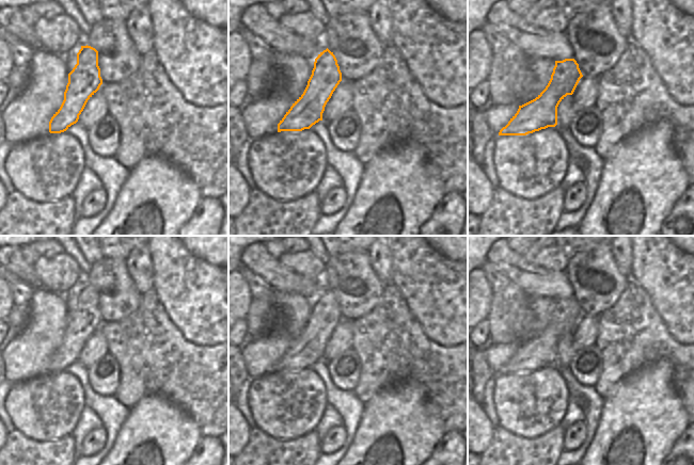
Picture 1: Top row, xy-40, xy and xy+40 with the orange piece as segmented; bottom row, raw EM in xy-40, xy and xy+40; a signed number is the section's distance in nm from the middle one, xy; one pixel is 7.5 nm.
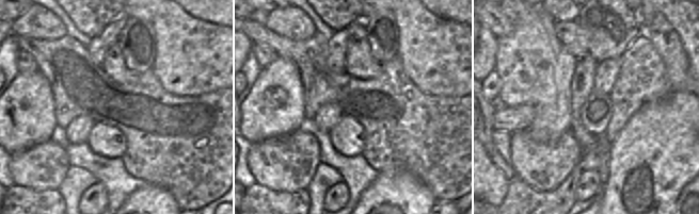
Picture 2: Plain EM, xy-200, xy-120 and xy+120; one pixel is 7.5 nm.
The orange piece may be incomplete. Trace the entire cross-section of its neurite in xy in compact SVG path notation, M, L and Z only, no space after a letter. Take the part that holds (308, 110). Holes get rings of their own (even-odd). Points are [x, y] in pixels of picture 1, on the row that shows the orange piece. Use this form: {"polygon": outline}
{"polygon": "M328 48L315 59L312 75L303 94L278 124L278 132L302 131L322 121L322 113L342 81L337 60Z"}

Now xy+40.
{"polygon": "M574 59L555 61L551 79L546 89L535 99L519 106L517 113L500 130L499 135L526 135L548 127L555 127L557 125L557 107L559 102L567 95L573 94L582 77L583 75L579 68L579 64Z"}

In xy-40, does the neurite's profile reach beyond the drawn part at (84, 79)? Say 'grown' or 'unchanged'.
unchanged

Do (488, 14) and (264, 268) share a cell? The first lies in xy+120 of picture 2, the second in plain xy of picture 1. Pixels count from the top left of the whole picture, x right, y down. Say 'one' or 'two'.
two

